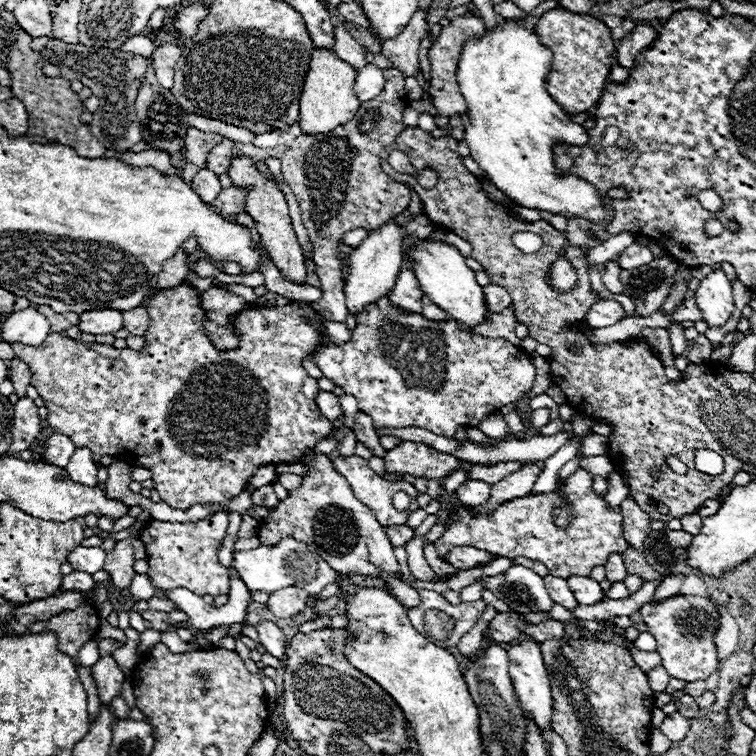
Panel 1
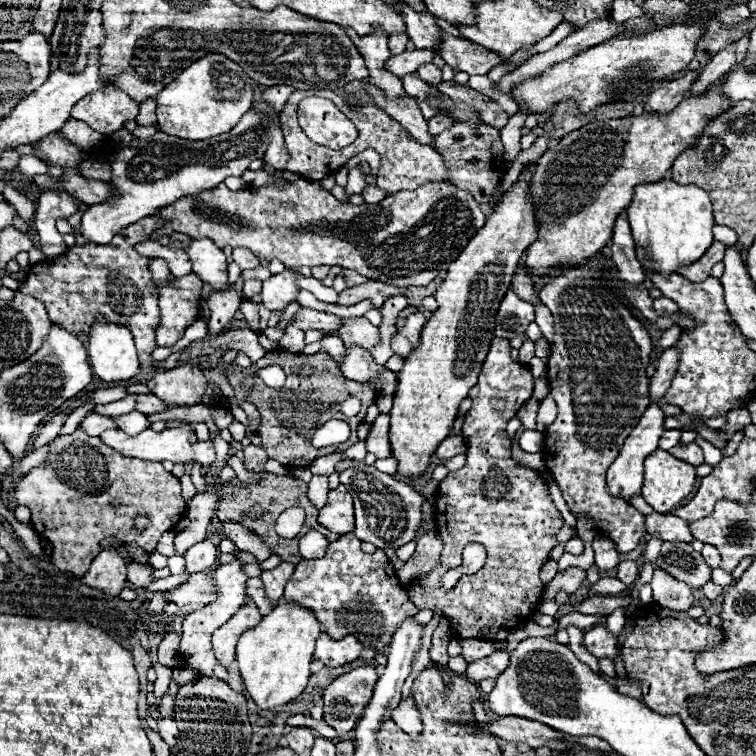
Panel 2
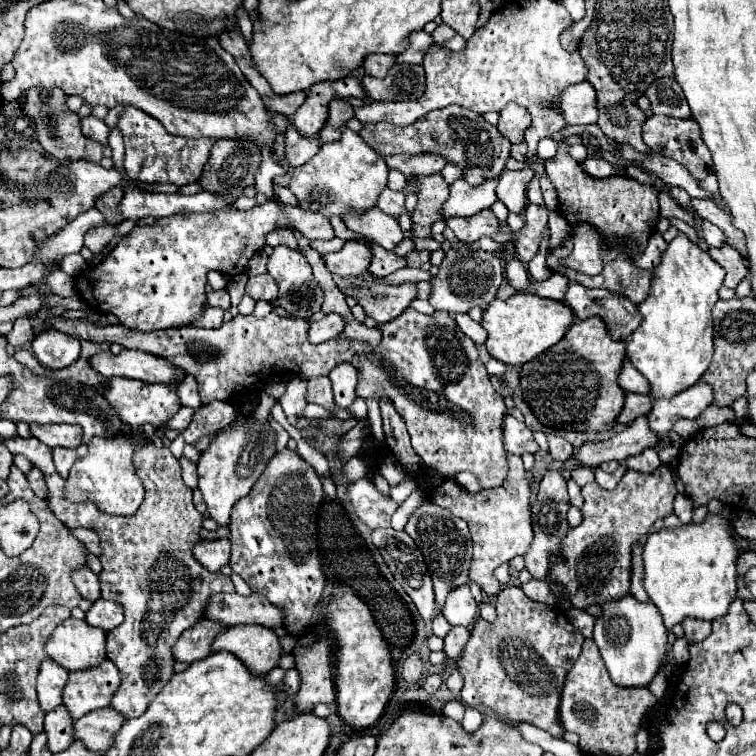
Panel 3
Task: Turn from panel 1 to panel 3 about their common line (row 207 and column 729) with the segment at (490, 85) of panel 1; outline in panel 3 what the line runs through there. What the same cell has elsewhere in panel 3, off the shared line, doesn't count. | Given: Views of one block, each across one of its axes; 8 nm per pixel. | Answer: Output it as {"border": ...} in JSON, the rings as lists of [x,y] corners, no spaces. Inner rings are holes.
{"border":[[[708,512],[700,524],[682,524],[680,528],[662,528],[648,536],[644,544],[644,586],[650,596],[650,602],[656,604],[660,614],[664,616],[666,628],[682,622],[686,616],[714,620],[728,612],[730,602],[736,596],[736,562],[740,554],[738,536],[734,534],[732,524],[722,516]]]}

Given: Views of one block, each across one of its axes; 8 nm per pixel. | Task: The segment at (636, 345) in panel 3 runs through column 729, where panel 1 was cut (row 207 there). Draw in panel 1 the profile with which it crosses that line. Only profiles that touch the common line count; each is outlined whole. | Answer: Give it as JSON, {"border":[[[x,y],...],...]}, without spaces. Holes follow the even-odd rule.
{"border":[[[238,154],[234,158],[234,162],[230,162],[228,176],[230,176],[234,186],[240,186],[240,188],[246,190],[246,212],[256,222],[256,228],[260,232],[260,240],[262,240],[262,246],[266,250],[266,256],[270,256],[270,260],[276,264],[276,268],[280,270],[280,274],[286,280],[290,280],[294,284],[306,284],[306,262],[304,262],[300,244],[296,240],[296,234],[294,234],[294,230],[290,226],[288,204],[284,200],[284,194],[244,154]]]}

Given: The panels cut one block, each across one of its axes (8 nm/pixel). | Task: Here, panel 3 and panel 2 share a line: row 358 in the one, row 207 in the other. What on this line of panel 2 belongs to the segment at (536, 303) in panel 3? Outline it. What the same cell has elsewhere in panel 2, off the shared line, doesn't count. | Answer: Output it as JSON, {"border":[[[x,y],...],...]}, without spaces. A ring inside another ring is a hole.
{"border":[[[532,166],[522,172],[518,184],[512,186],[512,190],[506,196],[502,196],[502,200],[498,202],[496,210],[488,216],[482,230],[474,234],[466,250],[450,264],[446,280],[438,286],[434,294],[438,300],[438,310],[434,310],[430,320],[426,322],[420,336],[420,346],[404,360],[404,366],[398,372],[398,388],[394,394],[394,406],[390,410],[390,448],[392,448],[392,456],[398,460],[398,470],[394,474],[396,478],[412,480],[412,478],[422,478],[428,472],[428,466],[432,456],[436,454],[436,448],[450,436],[460,402],[468,396],[470,388],[478,382],[478,374],[482,370],[490,344],[496,338],[494,318],[496,318],[498,306],[506,290],[510,288],[512,274],[518,268],[518,262],[526,252],[526,246],[530,246],[530,242],[534,242],[534,238],[538,236],[538,230],[534,230],[534,212],[528,196],[530,178],[532,178]]]}

